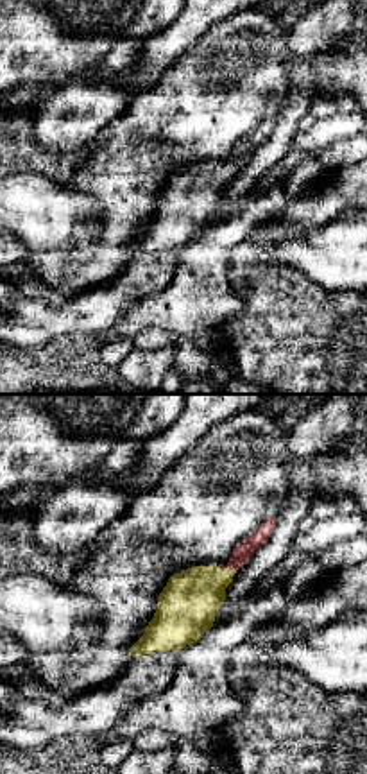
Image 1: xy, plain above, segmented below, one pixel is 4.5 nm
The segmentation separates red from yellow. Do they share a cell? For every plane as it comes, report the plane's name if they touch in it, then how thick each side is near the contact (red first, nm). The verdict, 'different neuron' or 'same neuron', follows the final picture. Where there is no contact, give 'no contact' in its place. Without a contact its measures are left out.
meets red in xy; 90 nm thick on the red side, 260 nm on the other

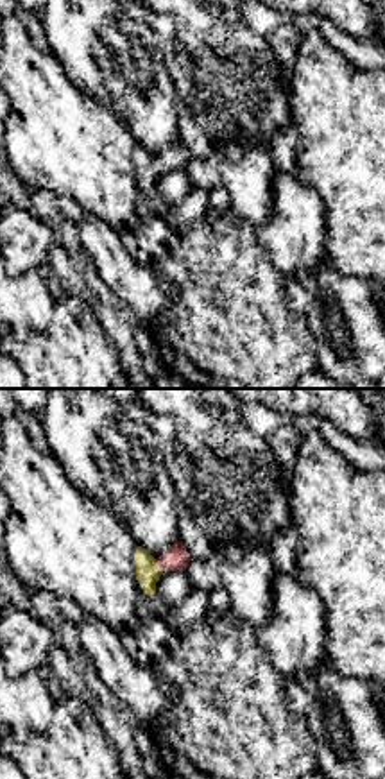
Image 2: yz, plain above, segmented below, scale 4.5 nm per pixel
meets red in yz; 110 nm thick on the red side, 110 nm on the other

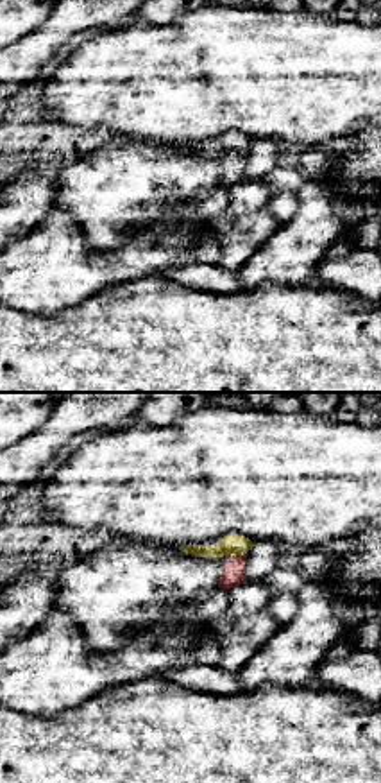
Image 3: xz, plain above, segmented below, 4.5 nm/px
meets red in xz; 110 nm thick on the red side, 100 nm on the other

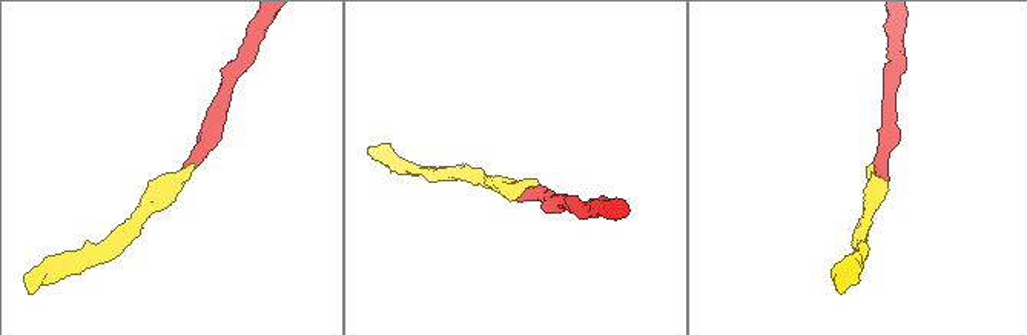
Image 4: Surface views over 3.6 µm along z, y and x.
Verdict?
same neuron

